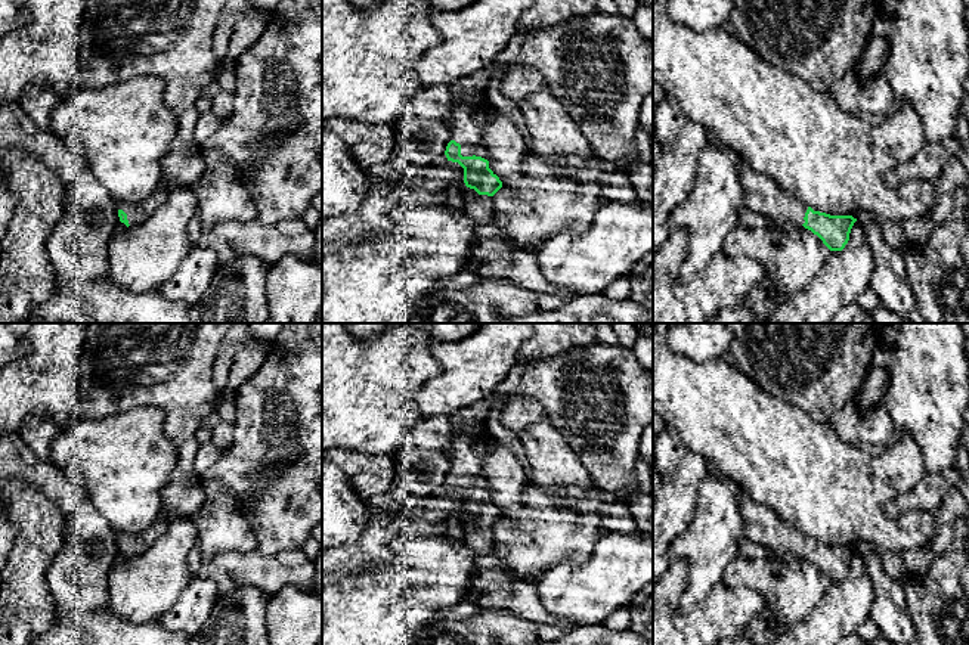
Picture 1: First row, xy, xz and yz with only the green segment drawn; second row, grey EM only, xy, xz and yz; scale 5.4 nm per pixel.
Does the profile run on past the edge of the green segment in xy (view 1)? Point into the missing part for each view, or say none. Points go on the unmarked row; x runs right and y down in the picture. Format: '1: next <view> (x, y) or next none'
1: next xy (141, 542)

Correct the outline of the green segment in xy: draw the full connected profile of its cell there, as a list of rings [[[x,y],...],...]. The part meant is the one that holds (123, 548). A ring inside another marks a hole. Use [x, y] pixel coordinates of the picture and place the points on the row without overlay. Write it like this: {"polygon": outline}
{"polygon": [[[160,515],[158,520],[145,531],[137,534],[121,534],[118,536],[120,552],[127,558],[133,552],[136,555],[148,551],[152,543],[161,537],[168,528],[168,520],[164,515]]]}

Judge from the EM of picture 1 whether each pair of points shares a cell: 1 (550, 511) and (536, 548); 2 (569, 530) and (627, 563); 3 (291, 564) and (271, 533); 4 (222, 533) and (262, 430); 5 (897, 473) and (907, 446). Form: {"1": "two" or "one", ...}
{"1": "one", "2": "two", "3": "two", "4": "two", "5": "one"}

